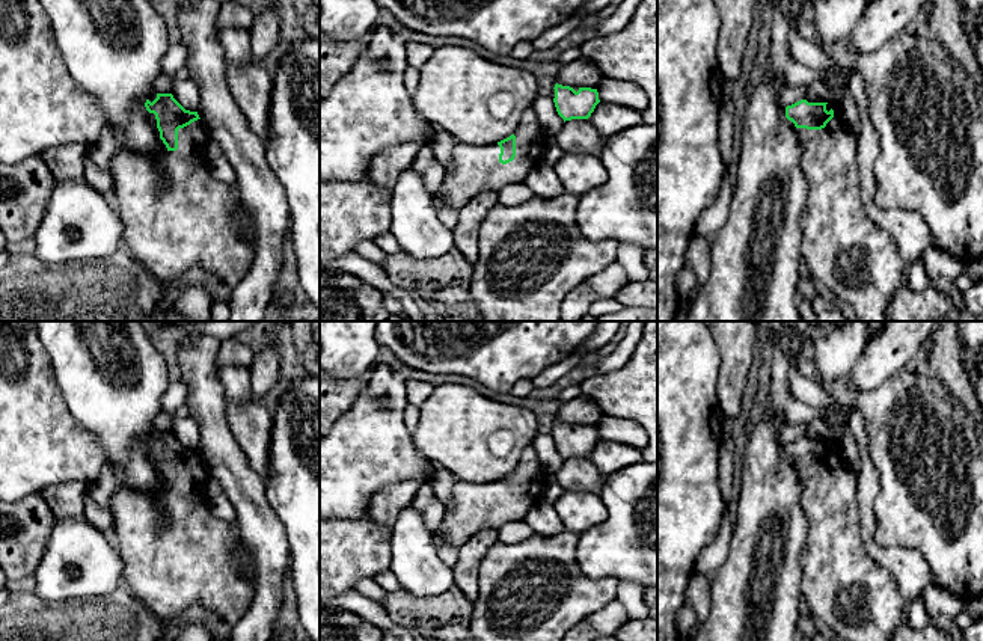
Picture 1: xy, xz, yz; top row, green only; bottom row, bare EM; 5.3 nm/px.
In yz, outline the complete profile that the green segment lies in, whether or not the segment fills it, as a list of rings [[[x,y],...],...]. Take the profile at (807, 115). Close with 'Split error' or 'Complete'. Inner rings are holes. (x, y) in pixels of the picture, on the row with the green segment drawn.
[[[801,100],[785,107],[785,118],[795,124],[804,146],[801,169],[808,181],[808,196],[801,217],[801,256],[811,278],[822,282],[840,302],[849,303],[859,321],[890,321],[887,309],[909,281],[908,264],[893,237],[864,210],[856,134],[847,128],[837,100]]]. Split error

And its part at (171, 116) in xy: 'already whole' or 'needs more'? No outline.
needs more

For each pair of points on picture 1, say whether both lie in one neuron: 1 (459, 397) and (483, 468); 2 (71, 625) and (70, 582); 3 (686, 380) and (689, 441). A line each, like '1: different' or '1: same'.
1: same
2: different
3: same

